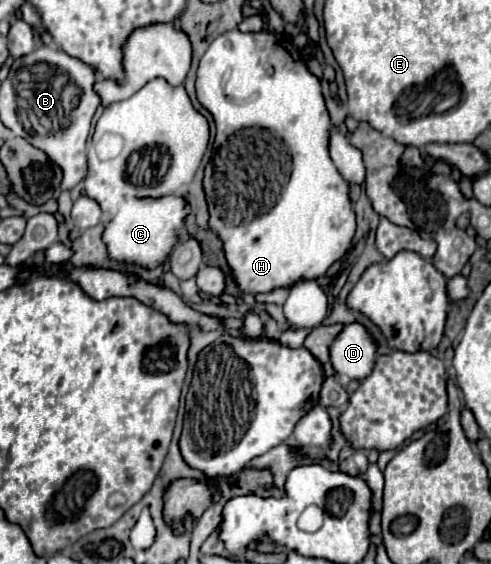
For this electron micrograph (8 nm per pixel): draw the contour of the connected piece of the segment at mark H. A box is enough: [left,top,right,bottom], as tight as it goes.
[196,29,356,295]

